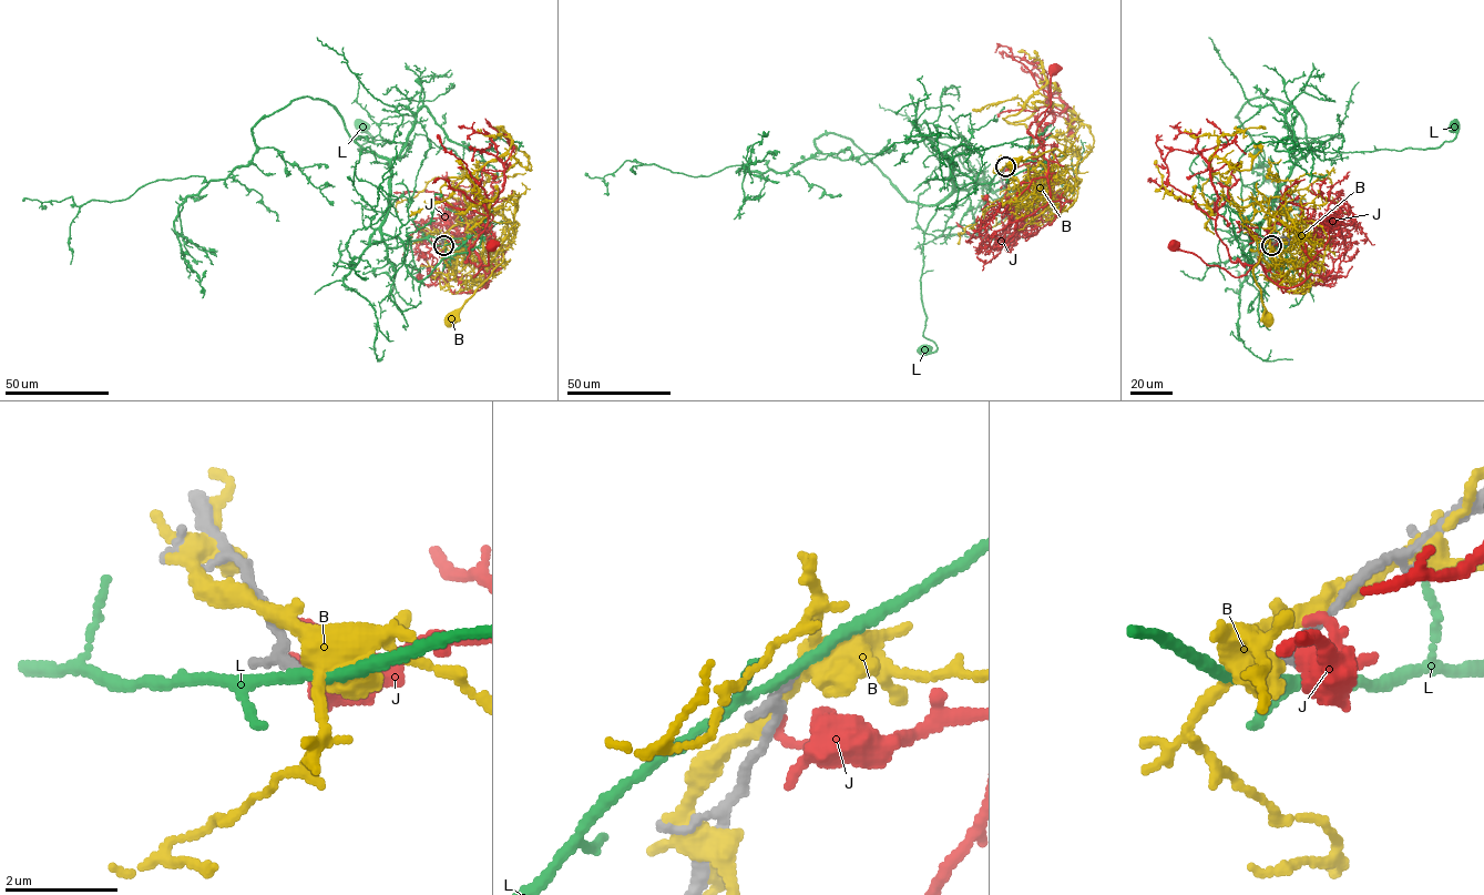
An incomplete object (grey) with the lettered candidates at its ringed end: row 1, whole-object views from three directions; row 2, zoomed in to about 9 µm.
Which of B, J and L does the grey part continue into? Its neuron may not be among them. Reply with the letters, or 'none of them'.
none of them

